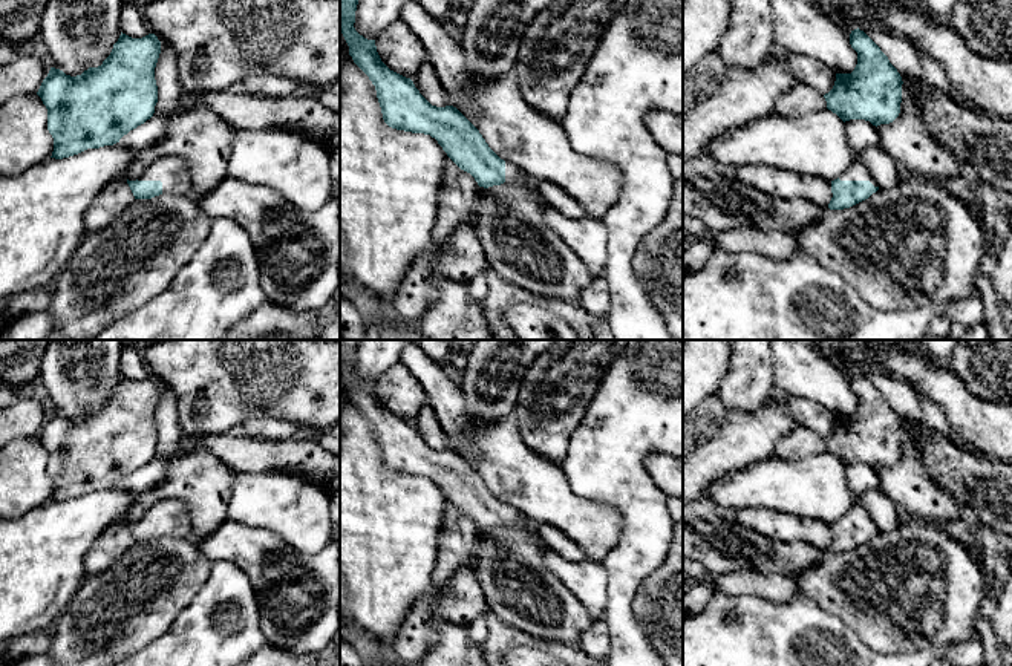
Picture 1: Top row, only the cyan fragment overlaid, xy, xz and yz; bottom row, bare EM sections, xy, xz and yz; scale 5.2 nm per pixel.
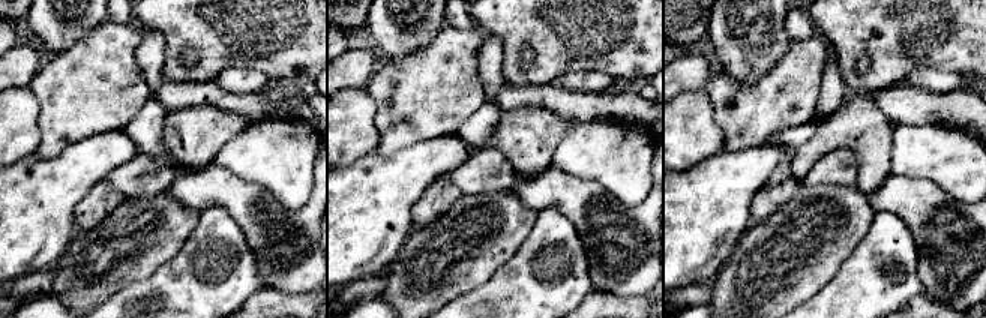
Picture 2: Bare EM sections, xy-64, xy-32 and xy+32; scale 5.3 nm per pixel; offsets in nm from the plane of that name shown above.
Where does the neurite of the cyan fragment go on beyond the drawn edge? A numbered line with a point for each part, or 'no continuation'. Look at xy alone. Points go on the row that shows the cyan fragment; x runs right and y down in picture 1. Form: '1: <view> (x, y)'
1: xy (173, 173)

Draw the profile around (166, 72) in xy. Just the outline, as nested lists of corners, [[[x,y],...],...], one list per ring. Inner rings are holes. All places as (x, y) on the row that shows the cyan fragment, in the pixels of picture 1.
[[[161,41],[161,54],[155,67],[158,103],[155,112],[171,116],[176,112],[179,96],[184,93],[178,80],[176,54],[173,47]]]

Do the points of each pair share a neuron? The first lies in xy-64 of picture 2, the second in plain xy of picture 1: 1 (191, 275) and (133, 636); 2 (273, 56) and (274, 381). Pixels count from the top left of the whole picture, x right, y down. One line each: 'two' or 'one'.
1: two
2: one

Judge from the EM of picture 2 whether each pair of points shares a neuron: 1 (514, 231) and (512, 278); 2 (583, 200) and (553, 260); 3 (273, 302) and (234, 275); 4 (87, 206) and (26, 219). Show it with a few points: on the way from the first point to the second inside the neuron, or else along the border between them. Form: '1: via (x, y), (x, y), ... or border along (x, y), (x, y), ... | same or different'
1: border along (533, 224), (520, 248), (489, 279) | different
2: border along (541, 209), (557, 209), (572, 224), (586, 255) | different
3: border along (261, 285), (245, 302) | different
4: border along (98, 182), (74, 210), (75, 231) | different

